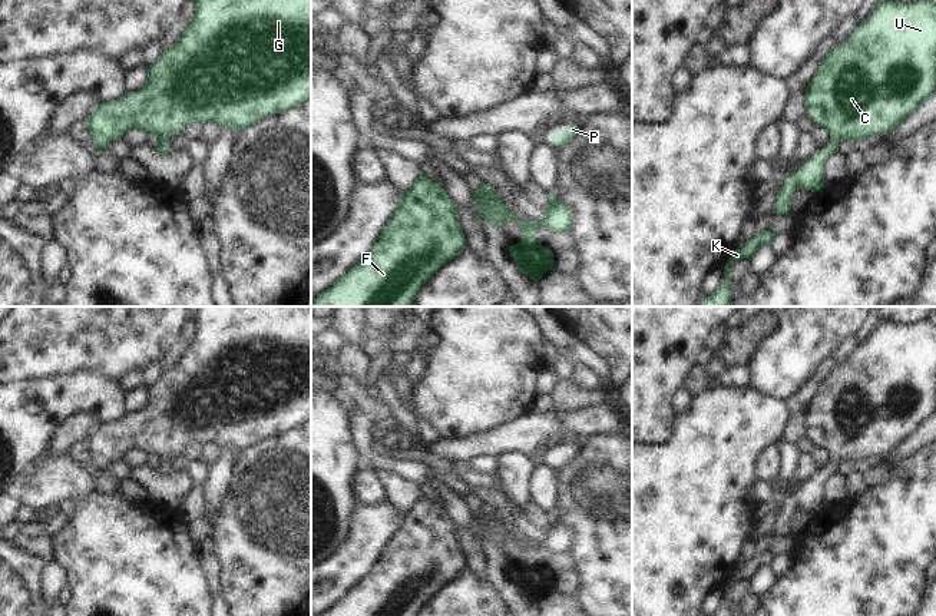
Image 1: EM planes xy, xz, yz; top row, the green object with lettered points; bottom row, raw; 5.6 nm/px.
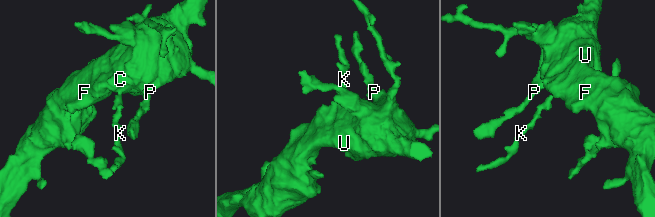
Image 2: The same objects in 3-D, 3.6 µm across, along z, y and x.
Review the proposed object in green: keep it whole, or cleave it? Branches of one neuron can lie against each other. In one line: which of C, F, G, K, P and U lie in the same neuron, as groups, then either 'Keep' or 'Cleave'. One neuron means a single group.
Groups: C F G K P U. Keep.

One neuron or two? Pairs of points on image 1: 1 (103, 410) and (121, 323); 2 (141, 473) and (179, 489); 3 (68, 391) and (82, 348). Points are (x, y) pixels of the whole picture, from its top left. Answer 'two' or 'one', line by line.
1: two
2: one
3: two

